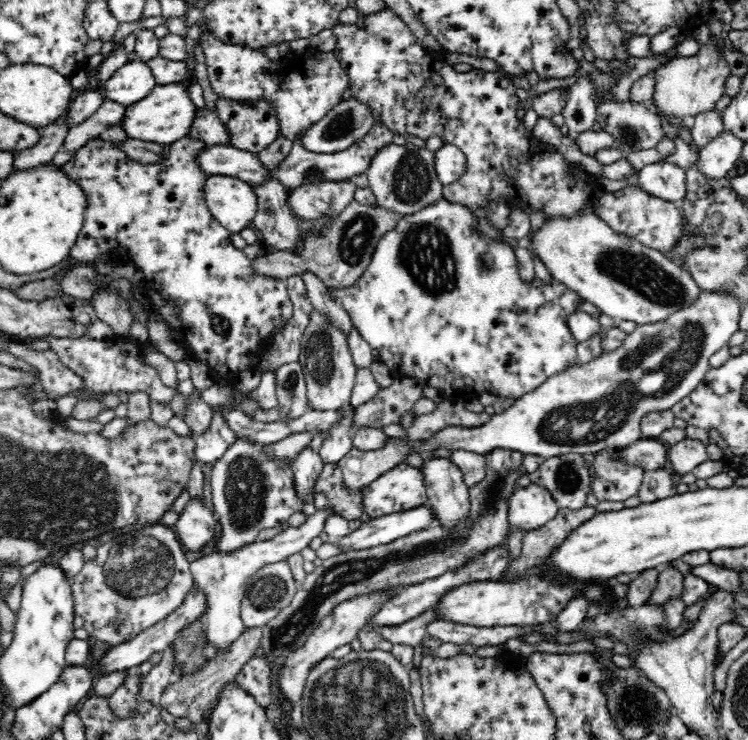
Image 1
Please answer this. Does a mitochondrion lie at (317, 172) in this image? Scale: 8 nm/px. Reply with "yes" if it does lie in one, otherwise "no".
yes

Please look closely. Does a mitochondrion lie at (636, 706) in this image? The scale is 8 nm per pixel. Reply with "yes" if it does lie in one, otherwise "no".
yes

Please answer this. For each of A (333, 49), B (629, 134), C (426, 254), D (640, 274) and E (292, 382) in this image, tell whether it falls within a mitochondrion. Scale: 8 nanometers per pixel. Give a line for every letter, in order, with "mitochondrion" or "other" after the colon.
A: other
B: mitochondrion
C: mitochondrion
D: mitochondrion
E: mitochondrion

